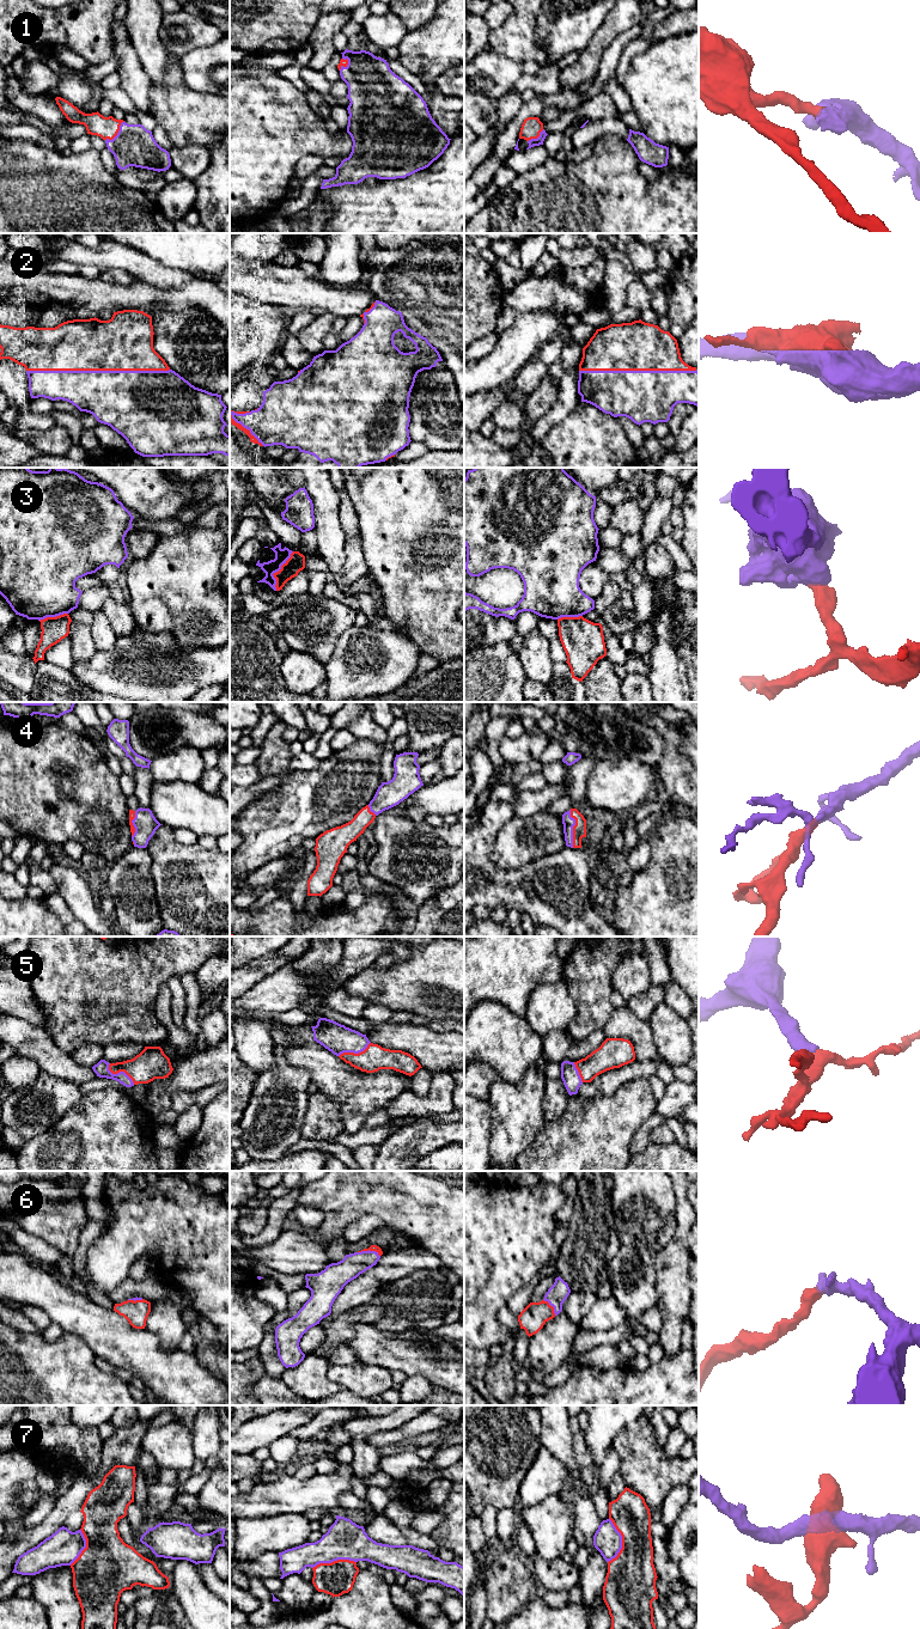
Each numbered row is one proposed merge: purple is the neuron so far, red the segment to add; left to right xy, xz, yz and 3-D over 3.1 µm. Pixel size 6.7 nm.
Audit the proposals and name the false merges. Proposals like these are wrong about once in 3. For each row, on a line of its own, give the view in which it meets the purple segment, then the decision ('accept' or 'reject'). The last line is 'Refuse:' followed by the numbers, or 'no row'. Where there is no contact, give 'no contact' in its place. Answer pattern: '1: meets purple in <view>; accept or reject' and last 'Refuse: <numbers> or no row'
1: meets purple in xy; accept
2: meets purple in xy; accept
3: meets purple in xz; reject
4: meets purple in yz; accept
5: meets purple in xy; accept
6: meets purple in xz; accept
7: meets purple in yz; reject
Refuse: 3, 7

